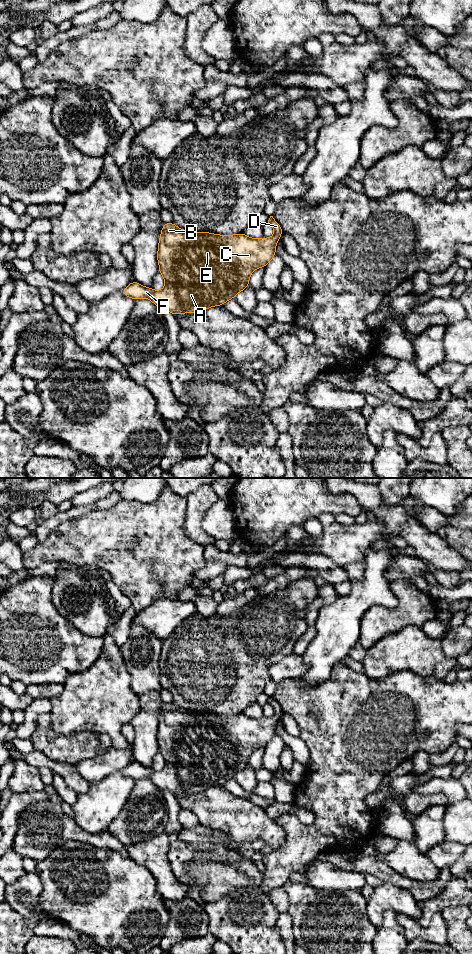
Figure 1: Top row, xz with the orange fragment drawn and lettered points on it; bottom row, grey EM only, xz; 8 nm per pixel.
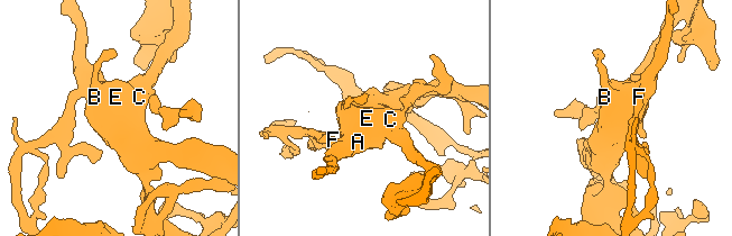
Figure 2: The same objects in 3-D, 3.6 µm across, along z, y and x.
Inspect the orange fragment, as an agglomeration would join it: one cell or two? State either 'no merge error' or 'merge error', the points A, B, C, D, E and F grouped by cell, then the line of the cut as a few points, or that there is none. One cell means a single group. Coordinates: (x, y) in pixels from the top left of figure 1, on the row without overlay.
no merge error | A B C D E F | no cut

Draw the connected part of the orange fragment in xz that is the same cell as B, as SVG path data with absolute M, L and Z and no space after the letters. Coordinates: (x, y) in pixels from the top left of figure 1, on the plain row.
M270 696L268 703L274 708L274 716L272 718L260 718L260 719L253 719L246 716L243 712L236 714L236 715L218 715L209 712L193 712L187 710L179 709L173 702L171 703L163 703L162 705L162 713L159 717L159 725L158 725L158 732L157 732L157 740L159 743L159 753L165 759L166 765L161 771L154 771L152 767L144 767L136 761L132 761L125 769L121 772L124 776L130 777L134 780L148 778L150 779L155 786L157 786L160 790L167 790L171 792L173 795L178 795L182 793L200 793L212 786L222 786L226 781L235 778L238 772L247 769L249 766L249 757L251 753L257 748L264 748L276 735L276 724L278 720L281 718L283 714L283 710L280 704Z

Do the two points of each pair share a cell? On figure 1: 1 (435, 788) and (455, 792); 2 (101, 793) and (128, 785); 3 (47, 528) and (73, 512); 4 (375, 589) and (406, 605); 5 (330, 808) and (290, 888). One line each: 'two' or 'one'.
1: one
2: one
3: one
4: two
5: two

